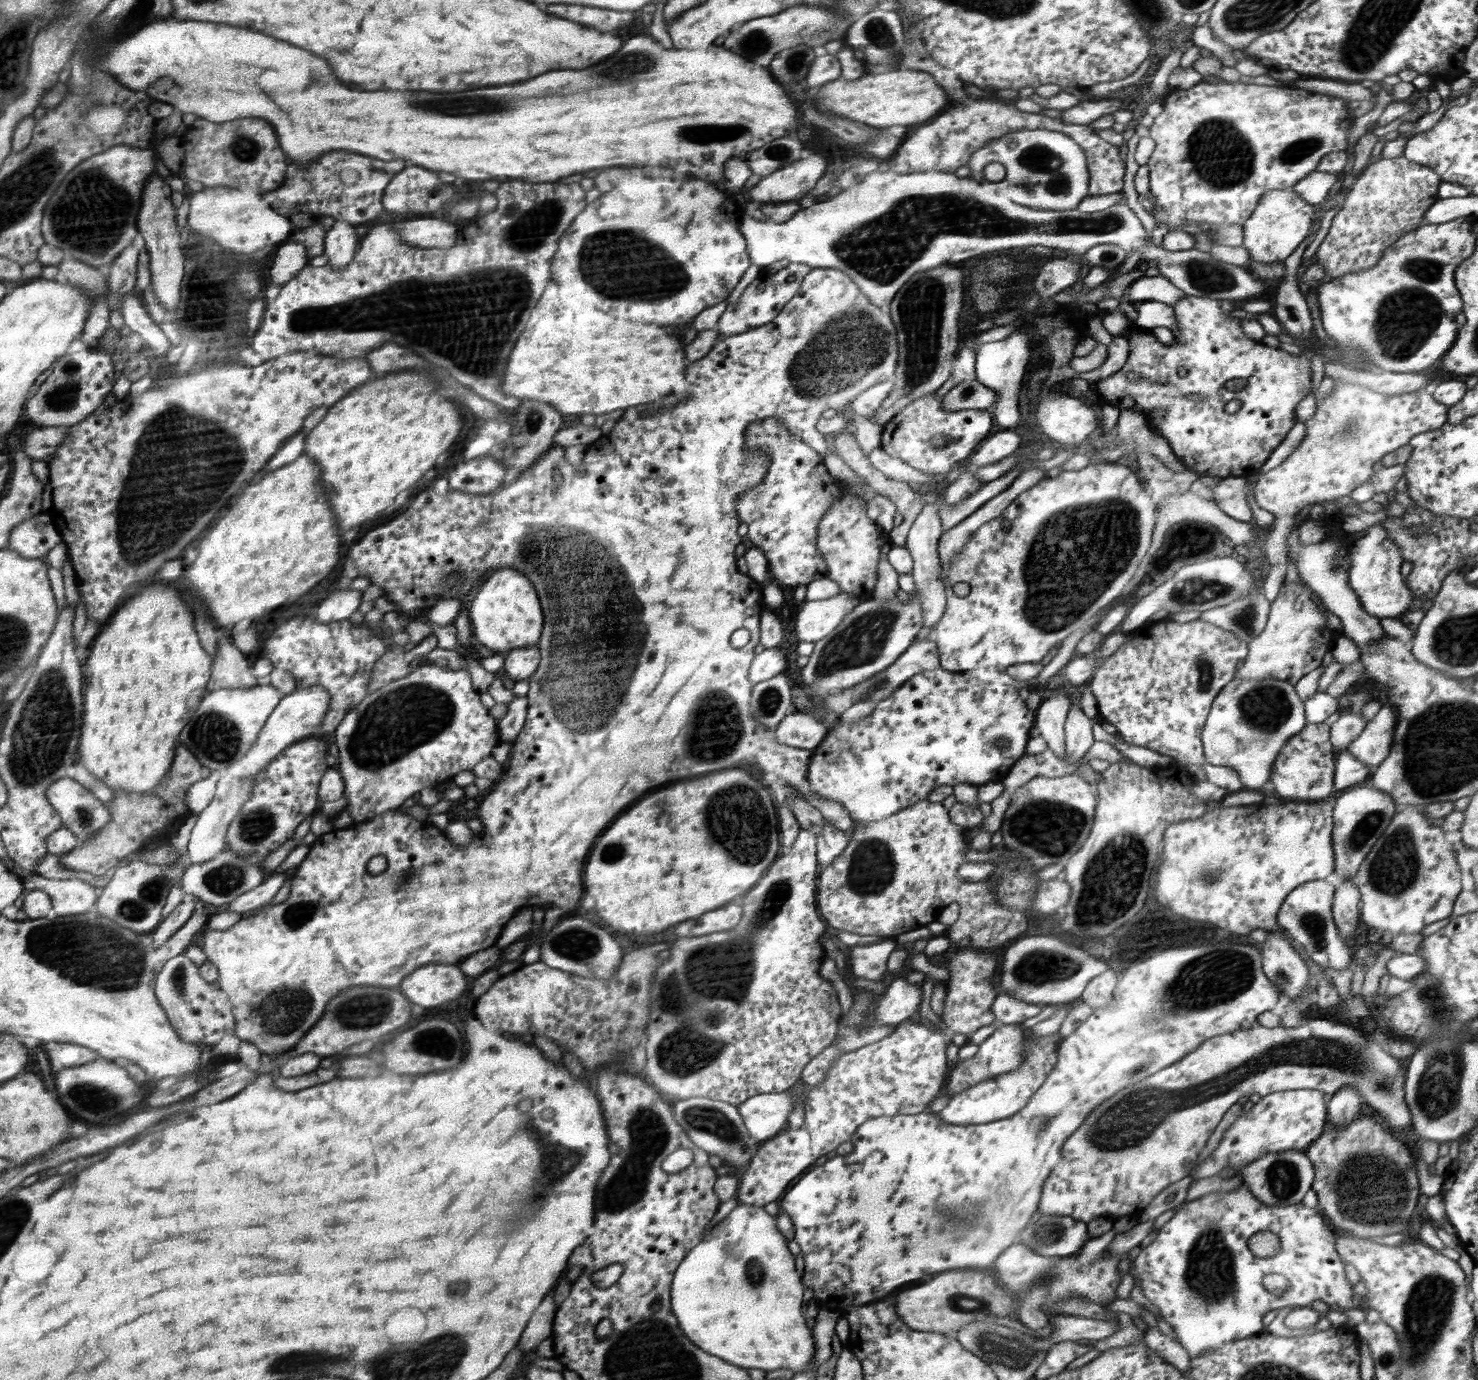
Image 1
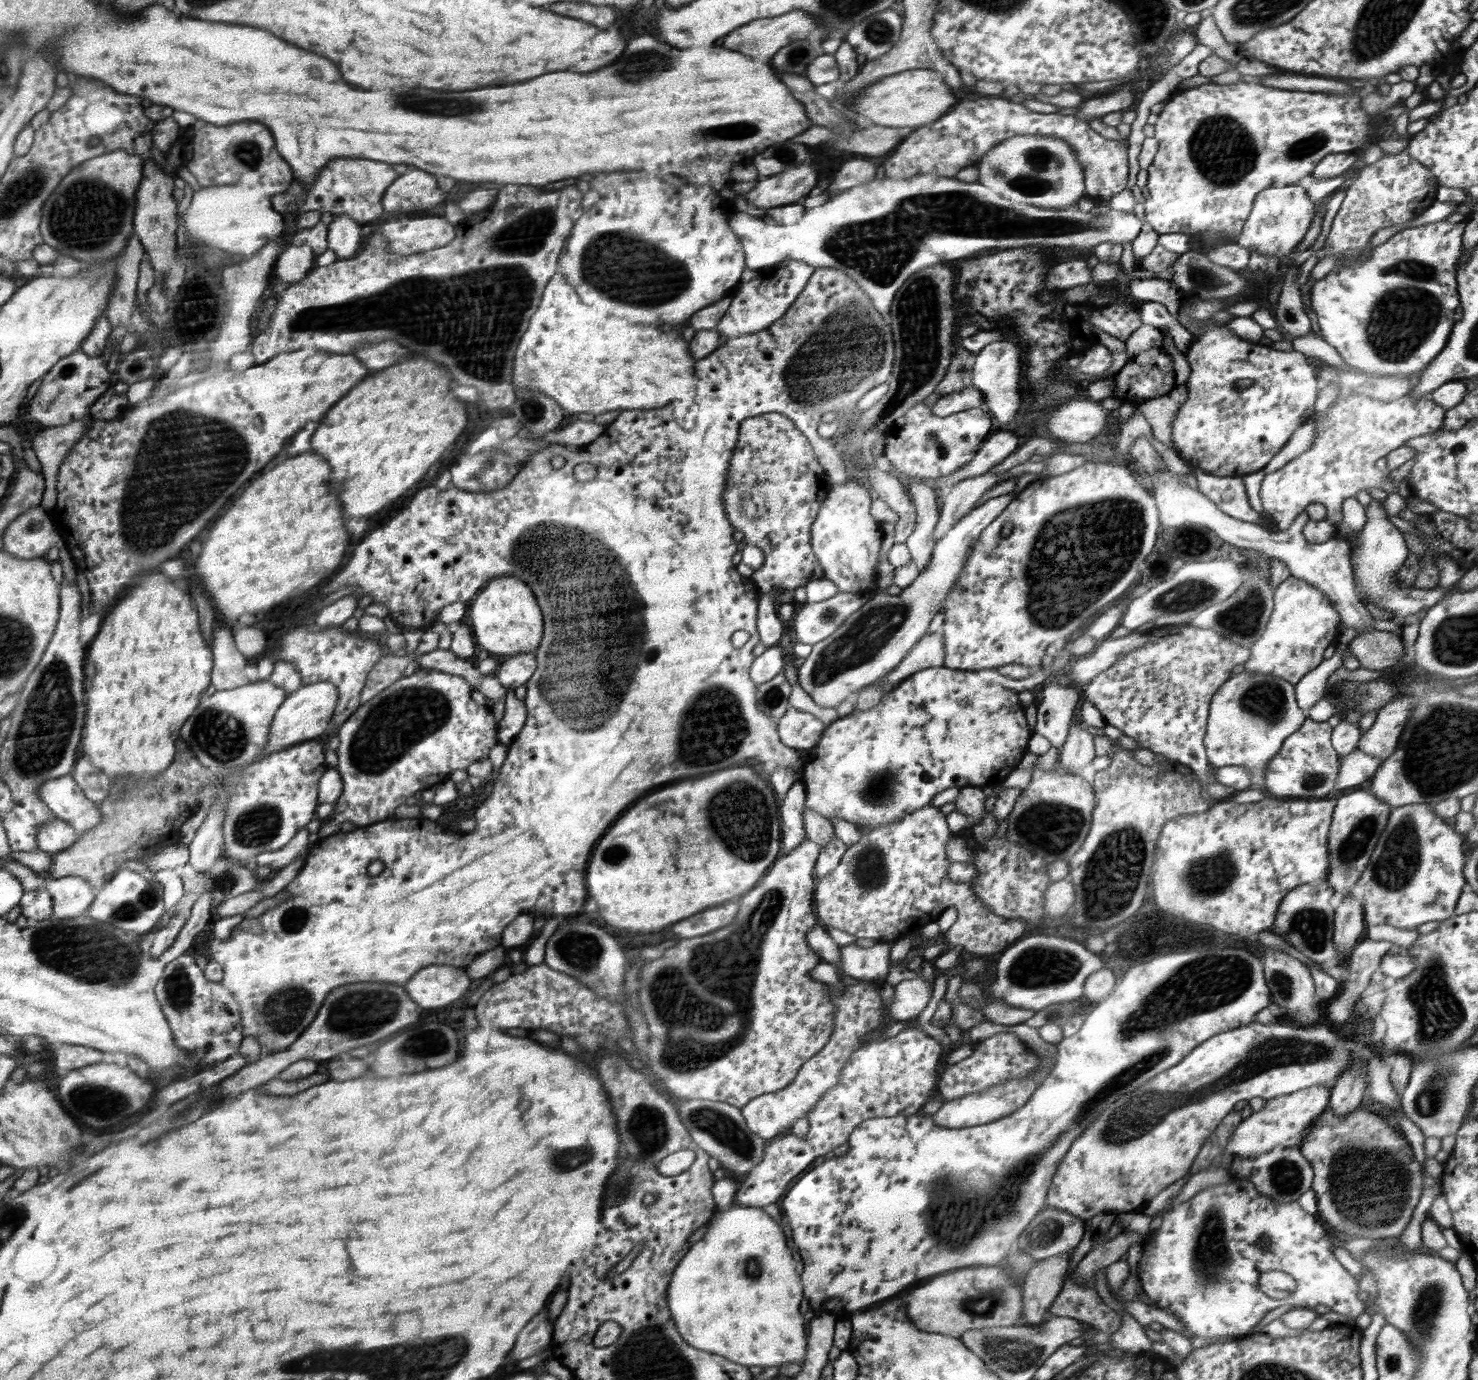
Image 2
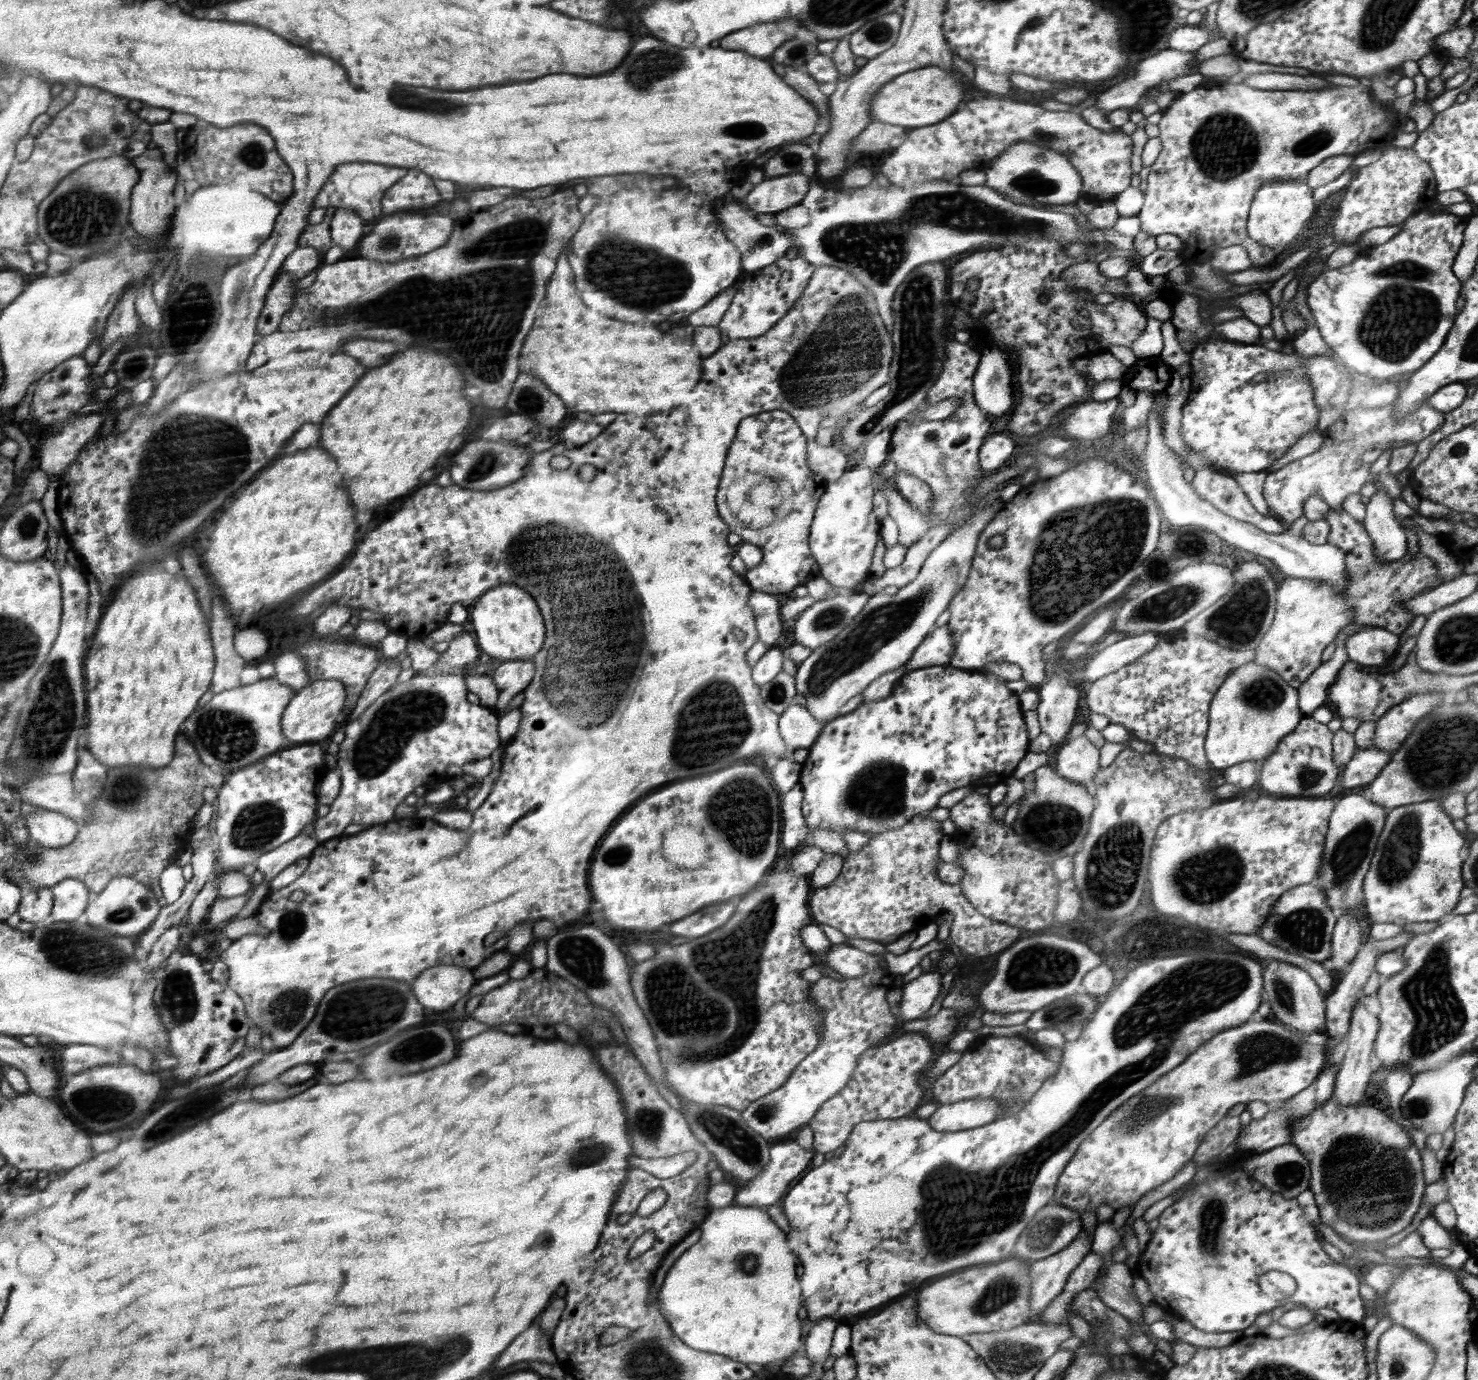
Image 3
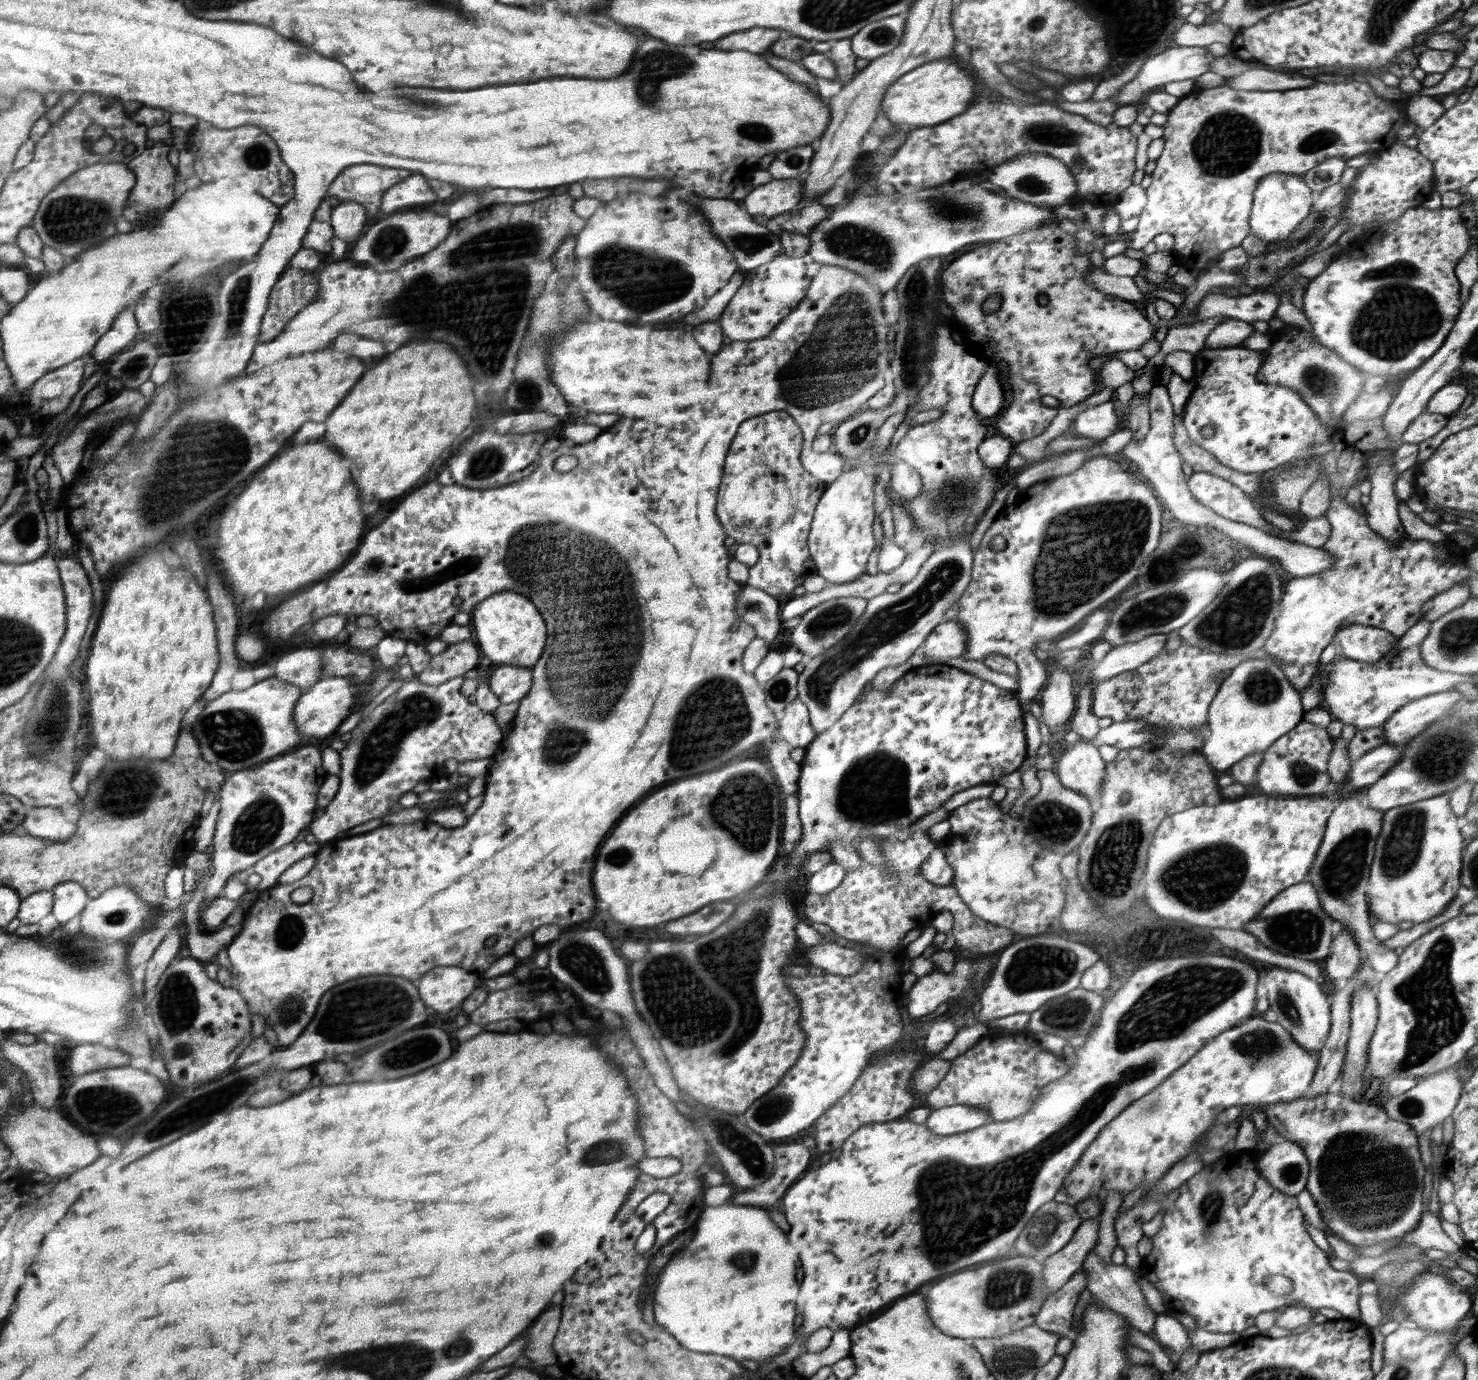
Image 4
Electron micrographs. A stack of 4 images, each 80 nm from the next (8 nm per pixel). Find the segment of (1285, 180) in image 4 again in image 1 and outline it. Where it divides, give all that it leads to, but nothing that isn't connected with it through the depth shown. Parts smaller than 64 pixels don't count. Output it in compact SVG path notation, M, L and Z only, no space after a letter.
M1292 187L1264 193L1243 224L1242 245L1248 249L1250 260L1267 263L1285 261L1308 236L1314 213L1314 206L1300 198Z

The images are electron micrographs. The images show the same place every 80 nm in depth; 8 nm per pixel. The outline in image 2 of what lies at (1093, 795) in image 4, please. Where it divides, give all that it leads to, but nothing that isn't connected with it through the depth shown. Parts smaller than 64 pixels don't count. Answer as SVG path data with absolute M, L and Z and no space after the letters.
M1072 721L1067 739L1059 749L1059 763L1070 773L1080 772L1096 758L1094 736L1084 729L1083 721Z

